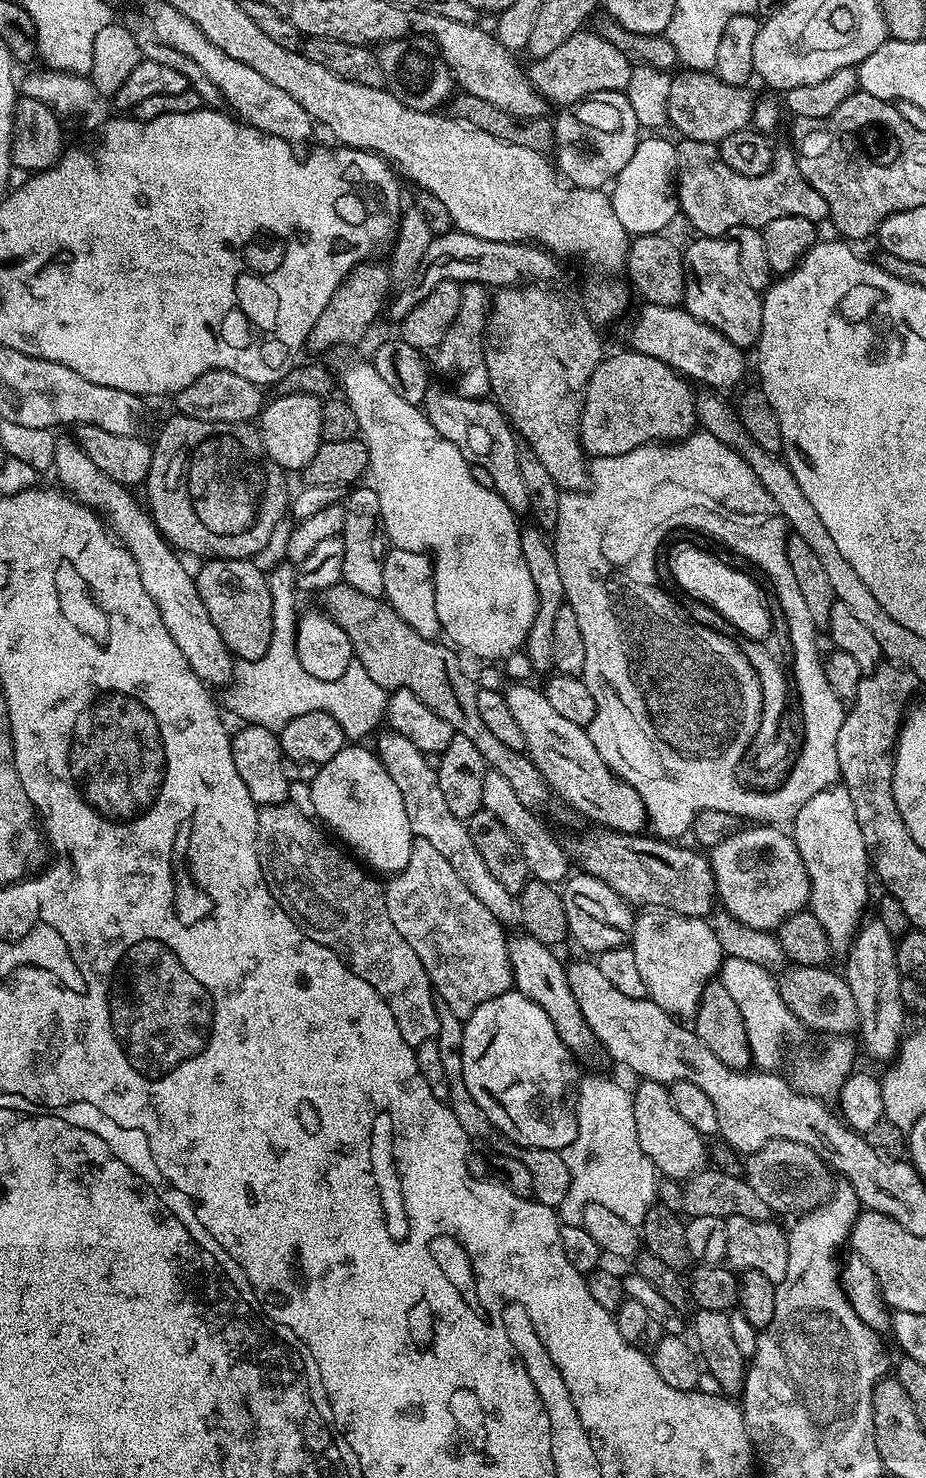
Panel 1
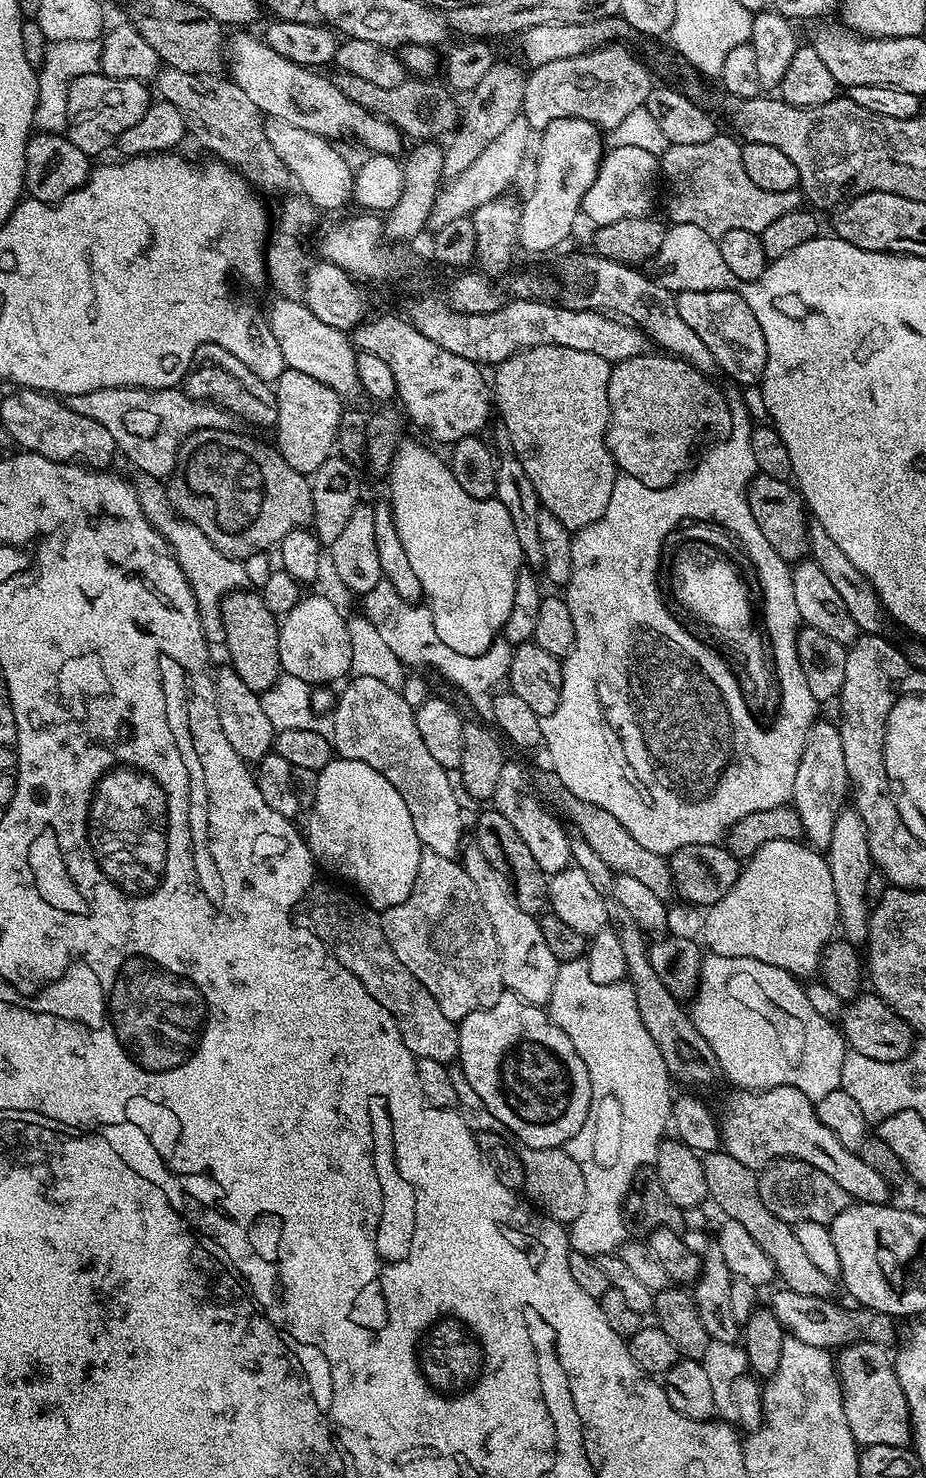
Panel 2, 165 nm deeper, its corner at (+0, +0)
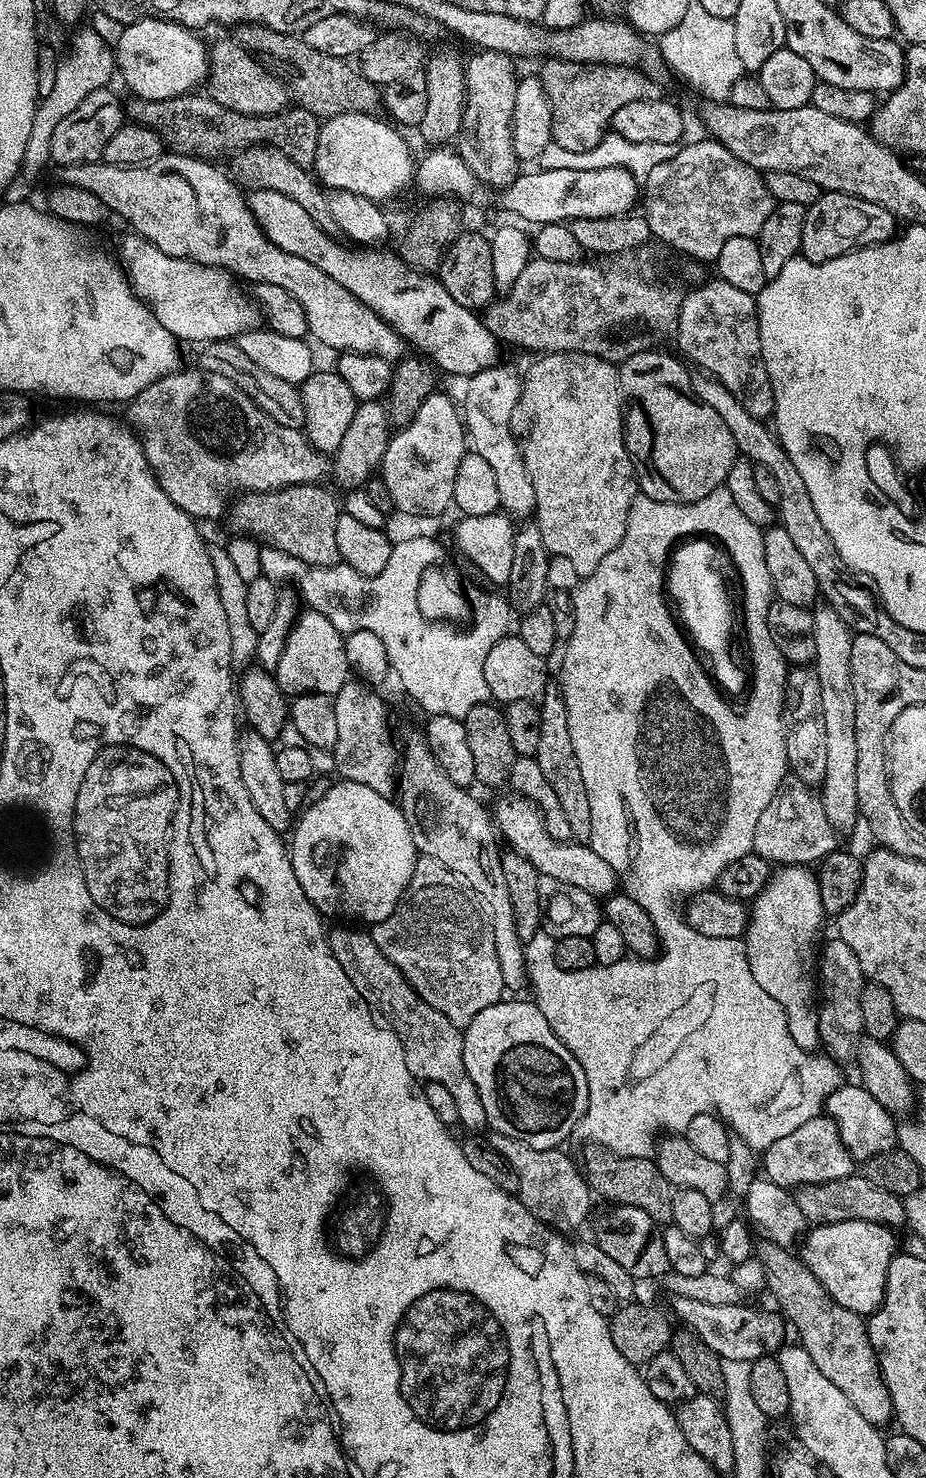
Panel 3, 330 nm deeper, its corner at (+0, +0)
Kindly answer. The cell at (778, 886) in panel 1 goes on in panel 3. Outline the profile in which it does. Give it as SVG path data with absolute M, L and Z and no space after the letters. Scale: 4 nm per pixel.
M785 865L780 869L777 869L768 884L753 900L750 915L748 921L748 928L744 935L745 948L747 950L747 961L750 962L750 972L754 976L755 982L758 986L762 987L762 990L766 991L766 994L770 998L774 999L783 1008L783 1012L787 1016L787 1025L790 1029L790 1036L794 1042L797 1043L798 1047L804 1051L815 1051L820 1045L820 1013L816 1009L818 1004L818 967L819 967L819 949L820 949L820 932L822 930L822 924L826 921L826 915L823 910L822 900L820 898L820 890L818 884L817 875L805 865Z

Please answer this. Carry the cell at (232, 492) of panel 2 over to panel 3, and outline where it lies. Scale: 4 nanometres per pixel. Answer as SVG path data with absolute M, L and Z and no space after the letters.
M295 484L294 486L290 486L289 488L279 488L278 490L274 490L273 492L246 492L243 493L229 507L226 513L226 521L228 520L228 524L233 528L232 532L239 534L241 536L252 537L253 540L259 542L261 545L277 548L278 550L282 550L286 554L290 554L294 558L298 558L302 562L306 562L311 566L311 568L335 568L337 565L341 563L340 555L338 554L338 518L342 515L341 505L338 503L338 500L335 500L334 497L331 496L330 493L324 489L324 486L320 484Z

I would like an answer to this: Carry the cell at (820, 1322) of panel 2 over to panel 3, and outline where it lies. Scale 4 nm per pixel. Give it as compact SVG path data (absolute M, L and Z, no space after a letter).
M681 1296L671 1297L670 1303L672 1303L673 1312L671 1312L671 1315L677 1321L680 1319L684 1323L681 1325L687 1331L695 1334L702 1342L706 1342L706 1346L710 1350L714 1350L714 1354L718 1354L721 1360L744 1359L749 1362L761 1360L763 1356L775 1353L785 1343L784 1328L786 1329L786 1320L783 1315L777 1314L775 1311L772 1313L763 1312L760 1308L747 1308L747 1303L744 1302L731 1304L730 1306L713 1306L706 1302L694 1302L694 1298L682 1298Z

